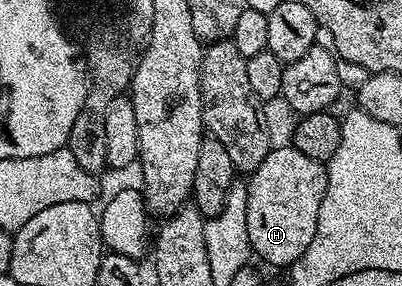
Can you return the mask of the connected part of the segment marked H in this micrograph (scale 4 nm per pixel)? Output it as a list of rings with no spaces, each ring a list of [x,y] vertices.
[[[293,145],[286,147],[275,146],[260,161],[253,171],[249,172],[246,183],[248,197],[248,241],[251,252],[258,255],[266,263],[274,267],[289,268],[312,245],[312,237],[316,237],[316,221],[320,217],[320,205],[324,201],[326,192],[327,164],[316,161],[300,153]]]

